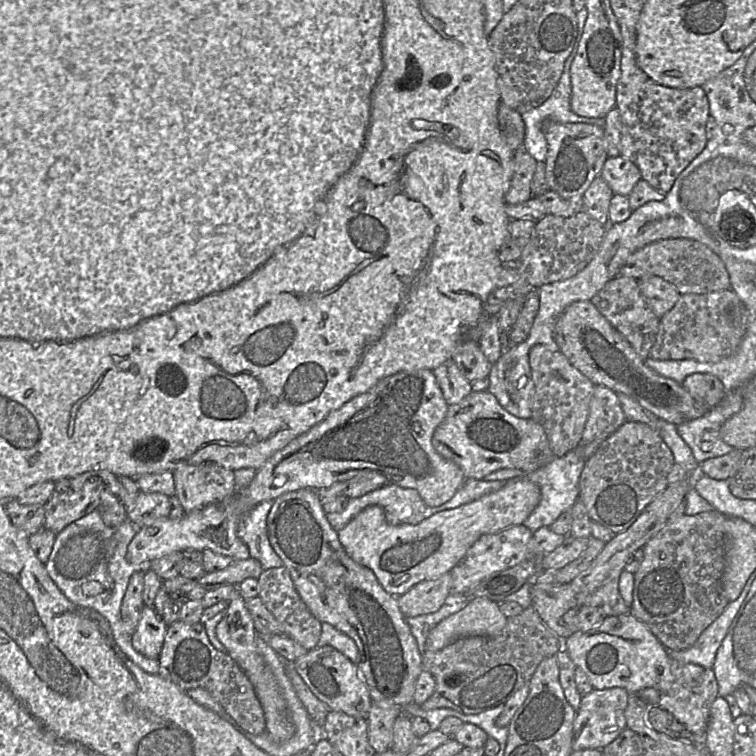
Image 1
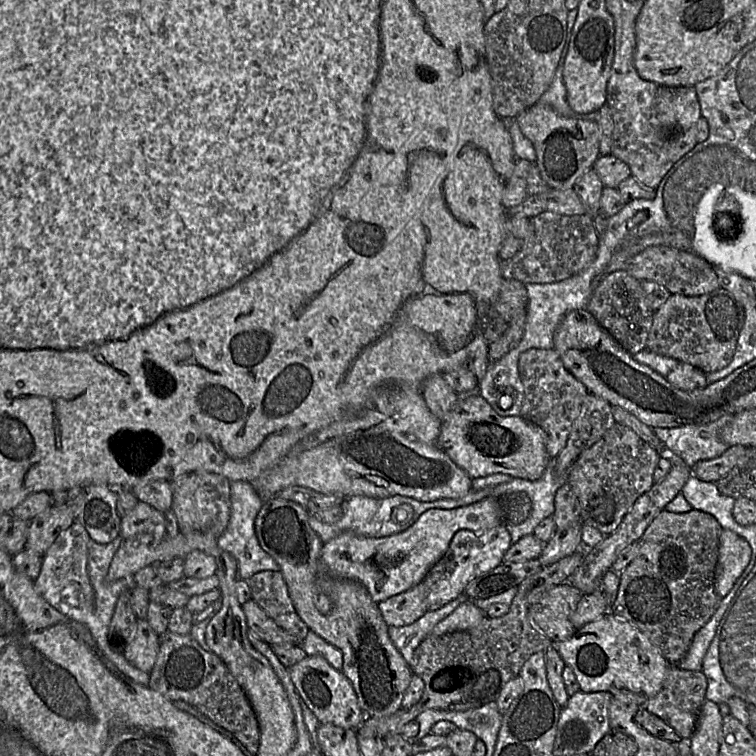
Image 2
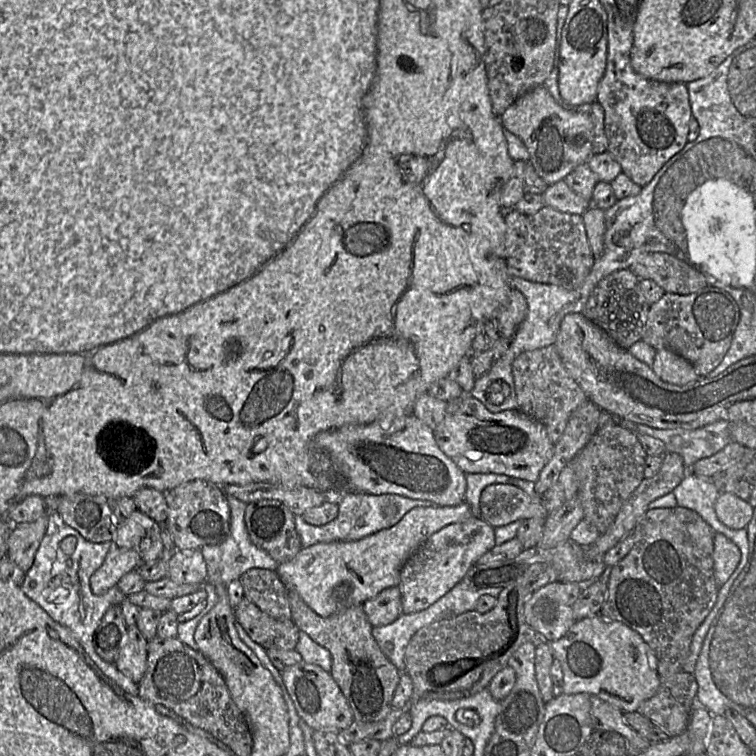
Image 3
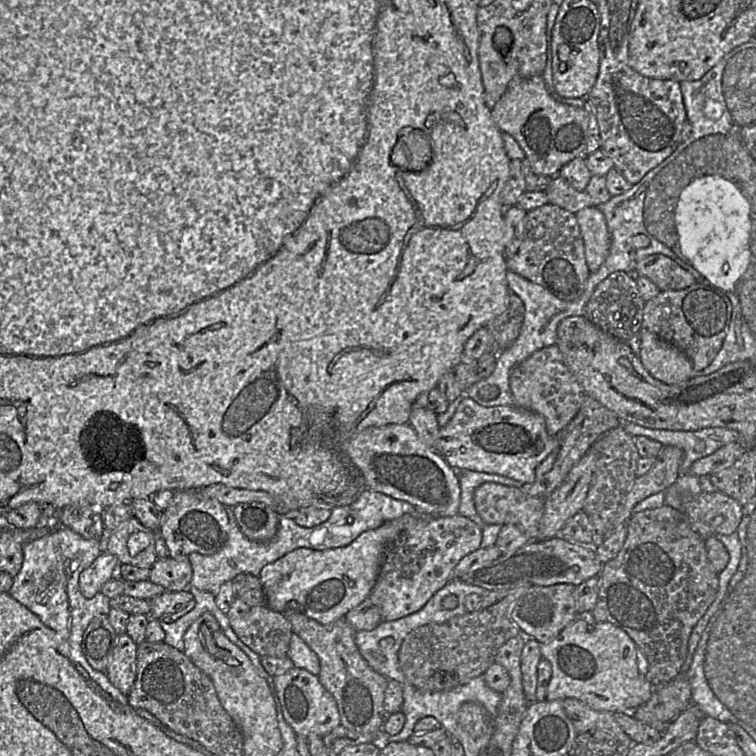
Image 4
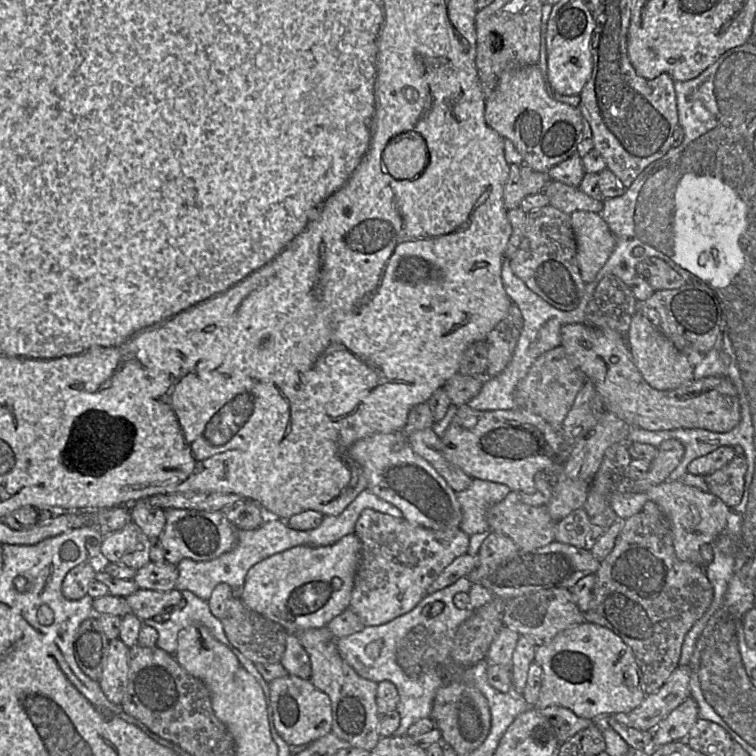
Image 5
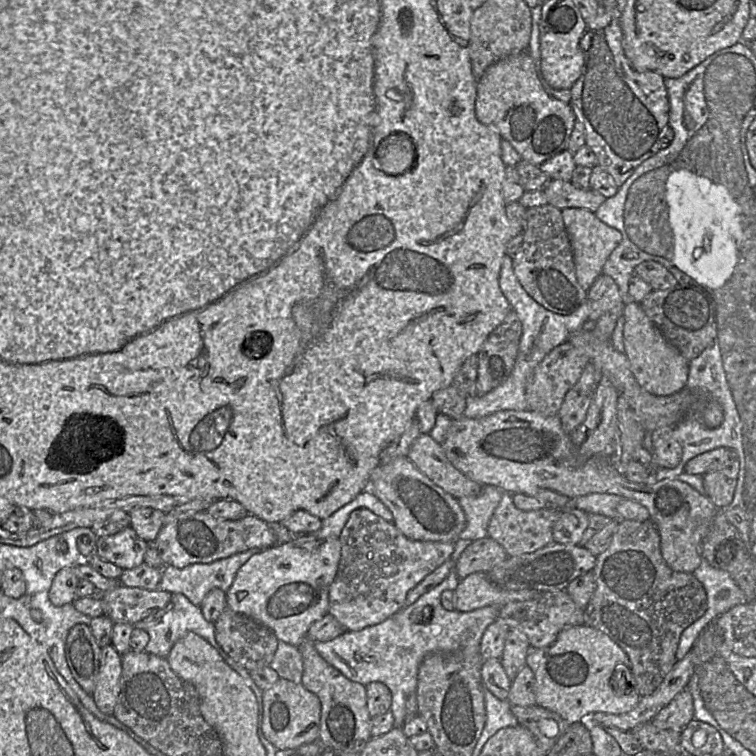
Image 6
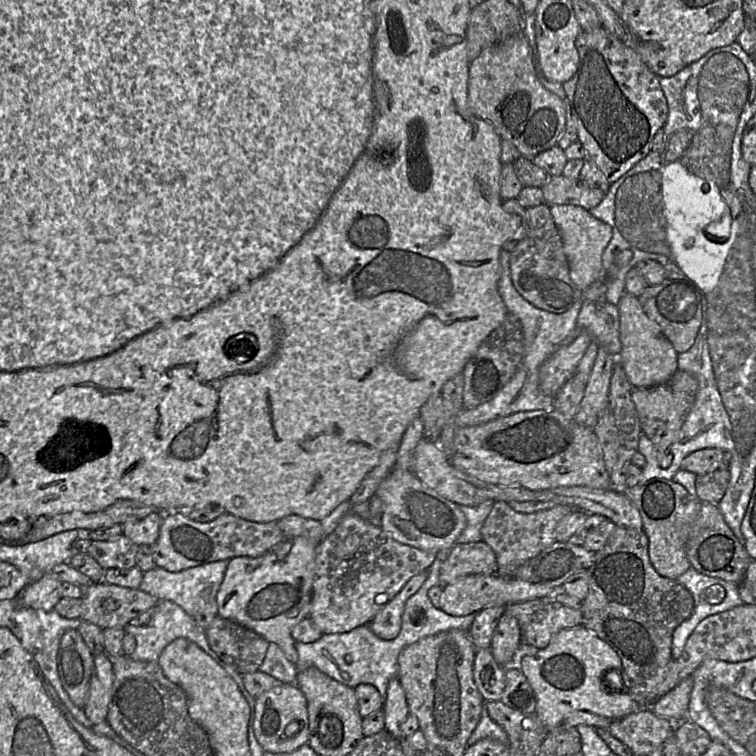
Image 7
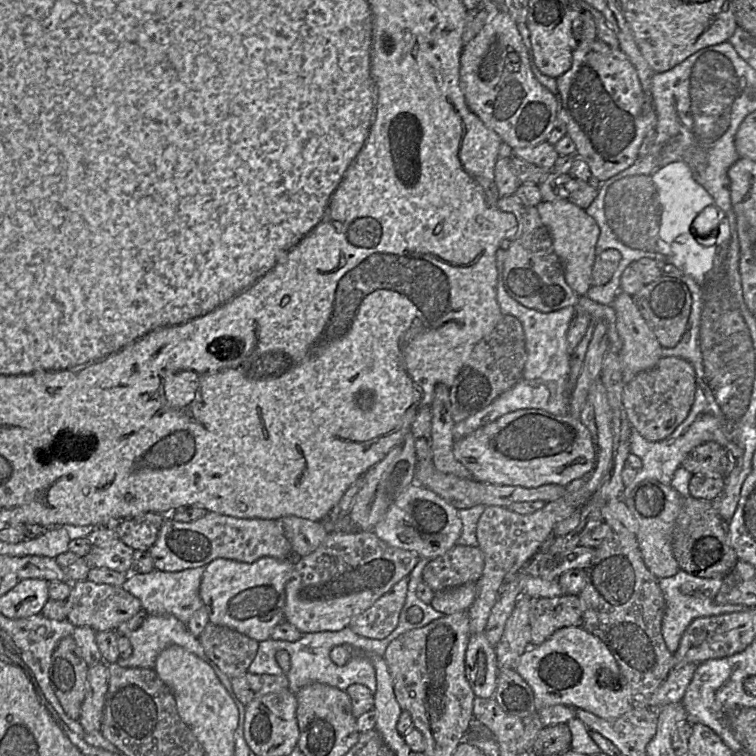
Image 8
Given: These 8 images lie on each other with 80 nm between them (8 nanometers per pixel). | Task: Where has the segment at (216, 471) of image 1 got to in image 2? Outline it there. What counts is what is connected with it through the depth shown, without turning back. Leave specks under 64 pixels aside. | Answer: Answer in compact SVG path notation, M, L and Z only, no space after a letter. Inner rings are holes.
M207 471L184 473L170 482L172 488L171 510L175 514L179 533L211 533L220 537L226 530L231 515L230 486L226 477Z

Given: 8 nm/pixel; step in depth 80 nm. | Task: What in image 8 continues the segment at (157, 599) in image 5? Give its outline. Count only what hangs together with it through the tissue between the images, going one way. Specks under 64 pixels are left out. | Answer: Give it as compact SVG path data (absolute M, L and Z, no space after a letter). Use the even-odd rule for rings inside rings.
M88 580L71 584L71 593L66 600L68 612L66 620L75 627L90 627L95 632L116 630L122 623L142 611L140 600L122 587L97 584Z

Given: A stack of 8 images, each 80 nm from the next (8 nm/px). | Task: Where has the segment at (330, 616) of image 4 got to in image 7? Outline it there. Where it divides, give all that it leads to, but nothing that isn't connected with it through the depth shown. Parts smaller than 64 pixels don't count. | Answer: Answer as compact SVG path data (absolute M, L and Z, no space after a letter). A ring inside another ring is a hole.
M305 537L285 538L279 545L259 557L237 557L229 560L223 582L215 597L218 616L233 620L258 633L269 643L277 644L286 658L296 664L296 641L291 632L293 627L307 619L310 613L315 579L315 550L319 543Z

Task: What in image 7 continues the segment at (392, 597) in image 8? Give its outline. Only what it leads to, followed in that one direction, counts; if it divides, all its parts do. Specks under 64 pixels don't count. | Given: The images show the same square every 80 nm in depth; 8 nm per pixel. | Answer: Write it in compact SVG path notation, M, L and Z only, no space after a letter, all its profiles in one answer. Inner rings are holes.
M426 571L413 576L382 610L368 623L369 628L382 639L394 639L400 632L402 614L407 600L414 595L428 577Z

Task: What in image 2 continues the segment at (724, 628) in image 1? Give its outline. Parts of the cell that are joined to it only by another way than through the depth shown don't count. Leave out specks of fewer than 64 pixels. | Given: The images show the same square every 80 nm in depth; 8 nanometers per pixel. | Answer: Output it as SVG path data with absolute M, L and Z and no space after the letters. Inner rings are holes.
M743 574L737 579L730 592L723 598L714 615L696 633L686 656L677 665L679 668L693 671L702 670L704 658L717 633L721 620L733 599L739 593L746 578Z

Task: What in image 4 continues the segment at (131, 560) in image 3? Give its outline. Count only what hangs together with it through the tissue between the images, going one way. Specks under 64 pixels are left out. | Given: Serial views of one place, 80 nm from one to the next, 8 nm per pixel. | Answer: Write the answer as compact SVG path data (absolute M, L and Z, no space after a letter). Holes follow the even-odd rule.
M104 552L79 576L79 590L89 599L98 594L103 585L117 576L118 569L123 565L118 558L109 552Z

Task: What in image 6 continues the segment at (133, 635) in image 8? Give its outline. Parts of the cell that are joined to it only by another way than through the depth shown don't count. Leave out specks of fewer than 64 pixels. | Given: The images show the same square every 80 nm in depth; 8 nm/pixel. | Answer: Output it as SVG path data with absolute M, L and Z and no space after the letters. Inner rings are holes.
M180 593L172 594L172 599L165 609L146 617L142 621L134 624L134 626L137 629L146 631L150 636L144 651L162 658L166 658L173 645L189 632L194 632L201 636L213 647L220 650L215 639L214 623L204 618L200 606L192 604L186 596Z

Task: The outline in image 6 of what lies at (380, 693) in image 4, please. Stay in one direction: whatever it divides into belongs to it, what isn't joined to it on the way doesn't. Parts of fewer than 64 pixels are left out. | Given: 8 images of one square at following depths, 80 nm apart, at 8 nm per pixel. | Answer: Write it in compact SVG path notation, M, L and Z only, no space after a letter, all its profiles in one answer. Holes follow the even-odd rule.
M307 636L299 648L303 656L301 684L321 702L320 732L317 741L322 744L324 750L359 753L372 738L372 717L367 708L365 685L348 679L323 659L315 649L315 642Z

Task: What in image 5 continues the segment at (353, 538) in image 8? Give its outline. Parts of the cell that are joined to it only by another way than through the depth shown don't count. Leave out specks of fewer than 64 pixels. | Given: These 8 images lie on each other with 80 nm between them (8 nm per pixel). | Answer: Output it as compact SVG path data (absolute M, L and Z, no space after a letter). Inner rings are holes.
M370 508L361 512L353 534L361 542L361 556L349 609L358 614L365 627L385 624L415 608L441 572L457 557L467 554L470 544L470 536L460 527L433 530Z

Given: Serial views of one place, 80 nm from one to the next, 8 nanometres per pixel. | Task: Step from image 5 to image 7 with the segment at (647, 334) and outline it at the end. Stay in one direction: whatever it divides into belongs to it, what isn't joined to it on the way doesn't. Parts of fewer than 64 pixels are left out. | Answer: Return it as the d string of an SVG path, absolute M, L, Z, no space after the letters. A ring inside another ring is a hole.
M624 293L618 303L620 315L621 352L617 356L628 381L635 388L663 384L679 370L678 352L658 325L644 312L637 297Z

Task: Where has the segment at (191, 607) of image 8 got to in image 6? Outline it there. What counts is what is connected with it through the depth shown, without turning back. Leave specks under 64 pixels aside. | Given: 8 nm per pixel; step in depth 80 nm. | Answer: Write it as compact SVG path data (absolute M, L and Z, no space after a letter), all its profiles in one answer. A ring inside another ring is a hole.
M249 549L212 563L197 563L185 568L165 566L158 590L183 594L196 605L204 601L215 588L227 592L238 570L260 549Z

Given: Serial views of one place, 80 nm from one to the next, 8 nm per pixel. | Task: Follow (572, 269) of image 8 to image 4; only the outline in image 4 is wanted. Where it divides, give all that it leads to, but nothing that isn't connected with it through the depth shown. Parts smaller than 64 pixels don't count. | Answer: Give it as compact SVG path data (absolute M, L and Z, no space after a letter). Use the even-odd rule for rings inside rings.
M597 206L585 207L575 213L584 241L585 258L590 273L603 264L610 250L610 233L606 219Z

